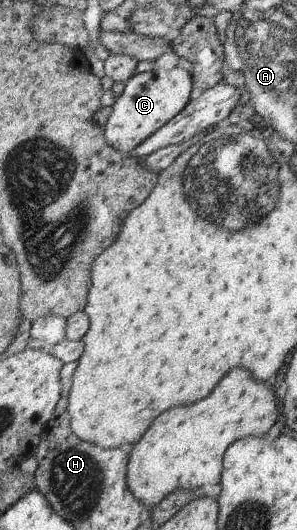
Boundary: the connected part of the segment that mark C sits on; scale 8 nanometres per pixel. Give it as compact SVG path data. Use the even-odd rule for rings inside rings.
M156 67L151 72L135 75L127 83L126 91L114 104L114 113L105 130L112 147L127 154L138 150L156 132L159 132L188 105L192 81L185 69Z

